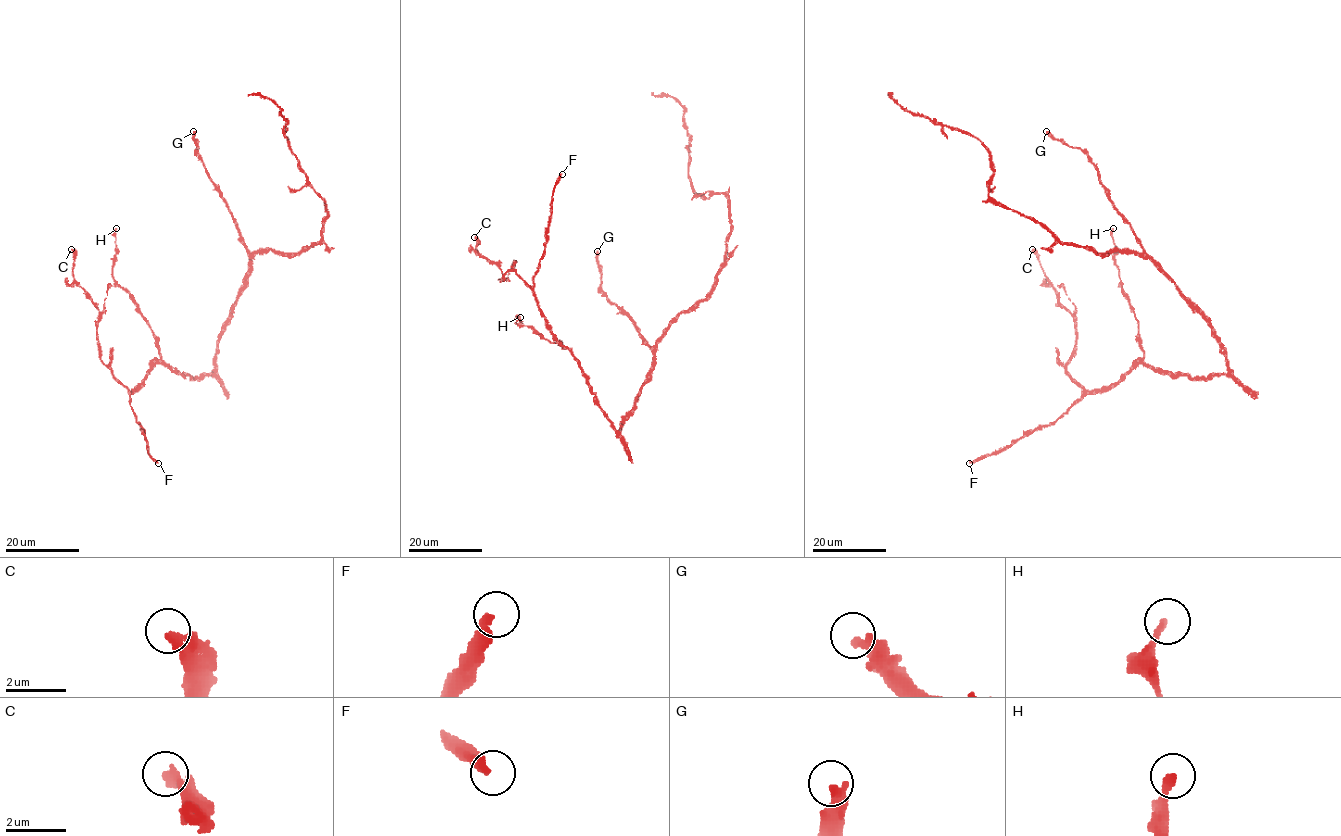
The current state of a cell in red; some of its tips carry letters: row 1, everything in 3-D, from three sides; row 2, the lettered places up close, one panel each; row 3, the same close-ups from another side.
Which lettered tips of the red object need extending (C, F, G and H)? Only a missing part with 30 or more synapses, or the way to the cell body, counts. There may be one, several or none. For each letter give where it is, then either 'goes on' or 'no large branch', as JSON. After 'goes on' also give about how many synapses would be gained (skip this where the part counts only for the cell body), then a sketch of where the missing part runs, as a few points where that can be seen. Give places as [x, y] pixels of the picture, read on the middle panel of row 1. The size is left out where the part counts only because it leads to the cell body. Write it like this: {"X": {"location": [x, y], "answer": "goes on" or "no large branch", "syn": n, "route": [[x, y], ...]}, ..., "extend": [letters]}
{"C": {"location": [474, 237], "answer": "no large branch"}, "F": {"location": [562, 174], "answer": "goes on", "syn": 150, "route": [[562, 174], [573, 143], [615, 77], [630, 46], [637, 43], [648, 48], [687, 30], [727, 24]]}, "G": {"location": [597, 251], "answer": "no large branch"}, "H": {"location": [520, 317], "answer": "no large branch"}, "extend": ["F"]}

